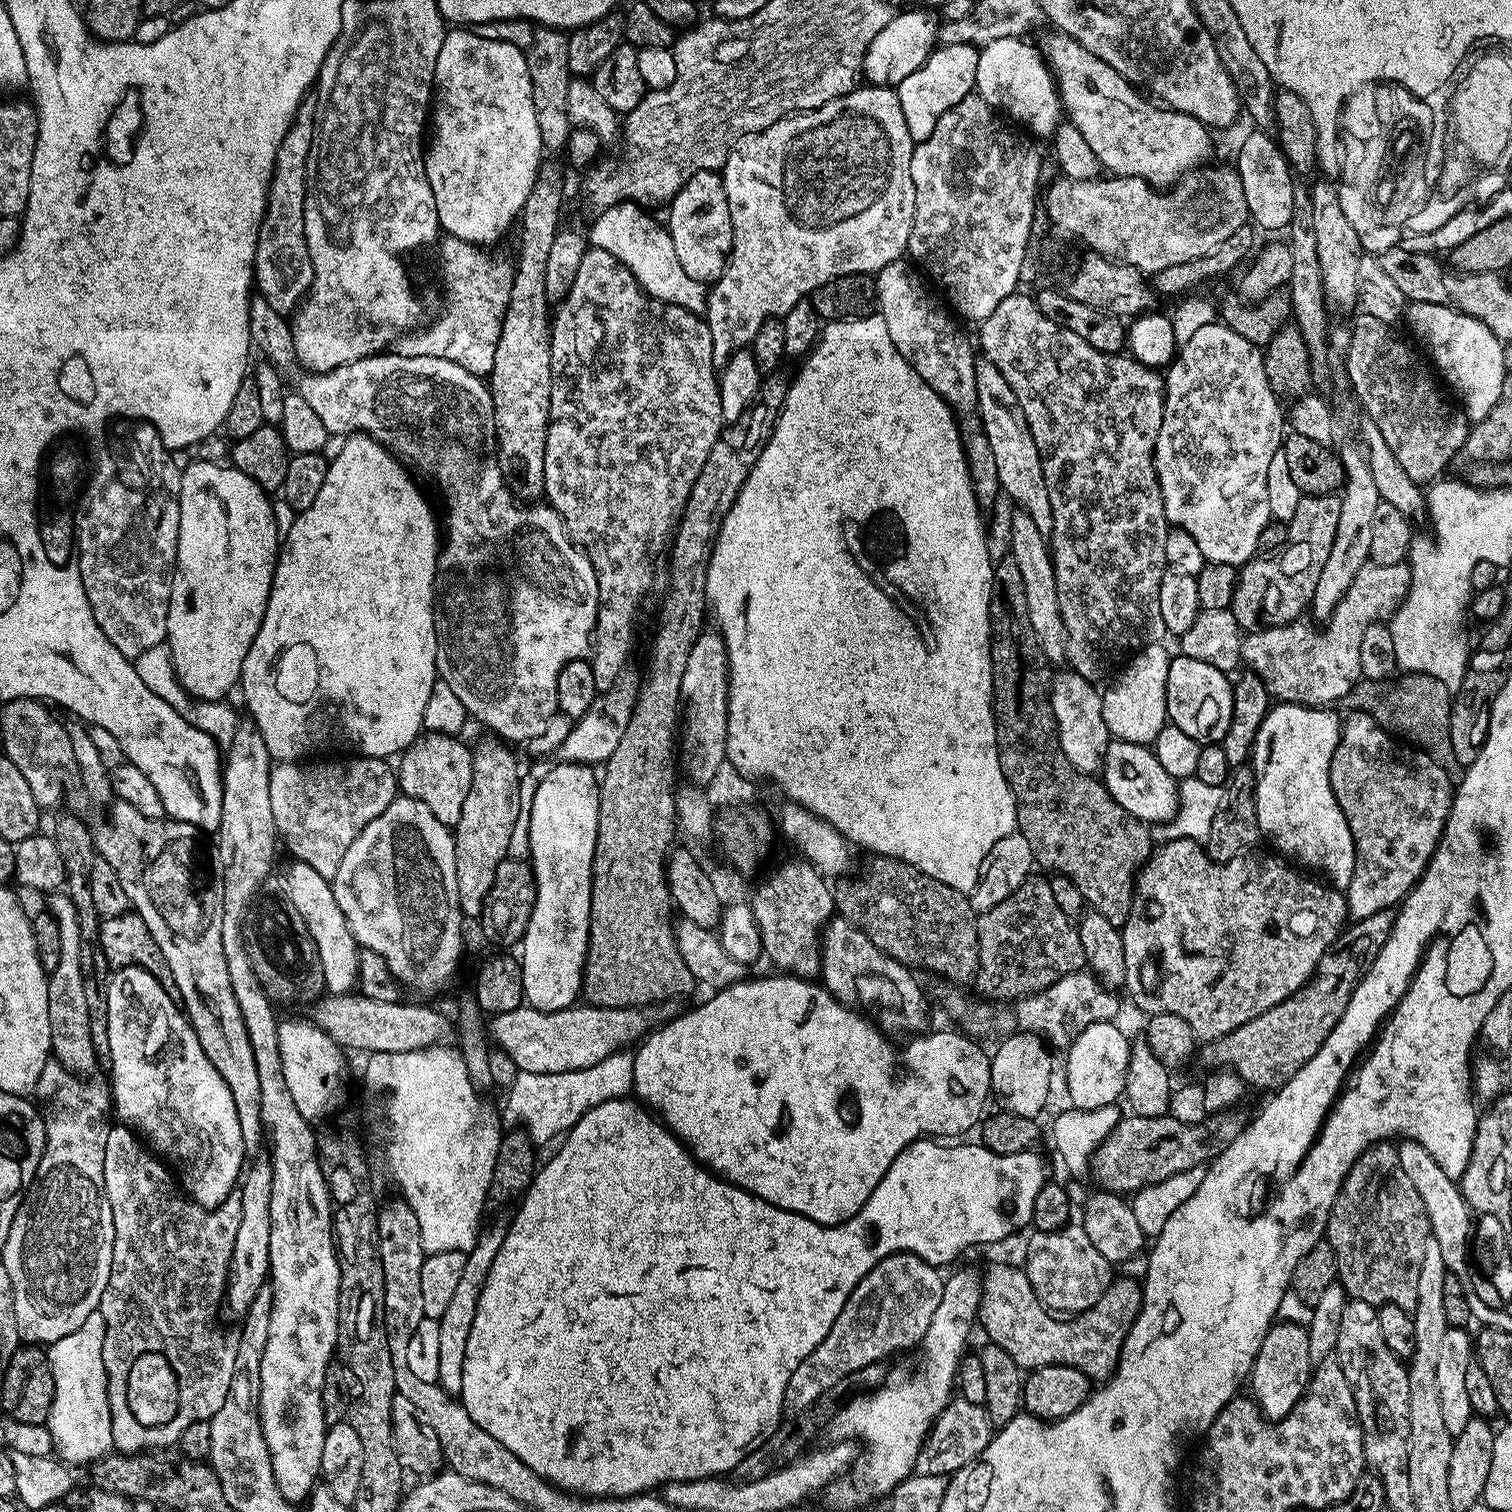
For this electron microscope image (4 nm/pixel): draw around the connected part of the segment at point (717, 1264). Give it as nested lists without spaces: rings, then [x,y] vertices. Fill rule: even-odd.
[[[635,1099],[611,1100],[602,1102],[602,1106],[594,1106],[594,1110],[590,1110],[578,1123],[568,1129],[566,1135],[559,1141],[560,1149],[545,1162],[544,1169],[542,1169],[542,1164],[539,1171],[535,1173],[532,1183],[519,1201],[521,1204],[520,1209],[516,1212],[516,1217],[508,1224],[508,1233],[502,1242],[502,1250],[498,1250],[498,1258],[494,1258],[494,1266],[490,1266],[486,1286],[482,1286],[482,1294],[478,1298],[474,1326],[470,1326],[470,1338],[466,1341],[466,1366],[462,1366],[462,1390],[458,1397],[460,1403],[463,1404],[466,1414],[470,1414],[470,1418],[474,1418],[474,1422],[478,1422],[478,1426],[482,1426],[482,1430],[486,1430],[486,1434],[490,1434],[490,1438],[502,1442],[502,1446],[506,1446],[506,1450],[510,1450],[510,1454],[522,1458],[522,1462],[526,1462],[526,1466],[530,1466],[530,1470],[534,1470],[534,1474],[546,1478],[557,1488],[563,1488],[564,1491],[578,1496],[639,1496],[651,1493],[665,1484],[710,1480],[731,1473],[738,1466],[738,1462],[742,1462],[742,1458],[746,1458],[746,1454],[758,1450],[758,1446],[762,1446],[762,1442],[766,1442],[766,1438],[770,1438],[770,1434],[774,1434],[774,1430],[780,1425],[781,1419],[785,1415],[784,1395],[794,1370],[798,1370],[804,1357],[811,1354],[812,1349],[820,1345],[822,1338],[826,1338],[826,1334],[830,1332],[830,1326],[834,1326],[838,1314],[842,1314],[842,1306],[846,1306],[846,1298],[850,1298],[854,1286],[858,1286],[858,1282],[862,1282],[862,1278],[866,1278],[866,1274],[871,1268],[878,1266],[878,1262],[882,1262],[894,1252],[908,1252],[912,1256],[922,1258],[928,1264],[945,1266],[944,1264],[950,1263],[951,1260],[958,1259],[960,1252],[974,1247],[975,1244],[996,1244],[999,1240],[1014,1235],[1019,1228],[1027,1229],[1031,1225],[1034,1214],[1034,1198],[1038,1194],[1038,1190],[1042,1190],[1042,1186],[1049,1179],[1048,1172],[1044,1169],[1044,1160],[1038,1154],[1039,1151],[996,1154],[980,1142],[960,1143],[964,1142],[948,1143],[941,1142],[936,1138],[921,1138],[910,1146],[906,1146],[906,1150],[902,1150],[902,1154],[898,1158],[894,1158],[894,1162],[890,1162],[890,1170],[886,1172],[882,1182],[878,1182],[876,1194],[868,1199],[866,1206],[862,1206],[862,1210],[858,1210],[858,1214],[854,1214],[843,1224],[829,1226],[814,1222],[802,1214],[782,1210],[762,1198],[750,1195],[746,1190],[737,1188],[734,1184],[729,1184],[727,1180],[720,1179],[716,1173],[708,1171],[703,1164],[697,1162],[691,1152],[684,1147],[684,1143],[672,1132],[669,1132],[645,1105]]]

